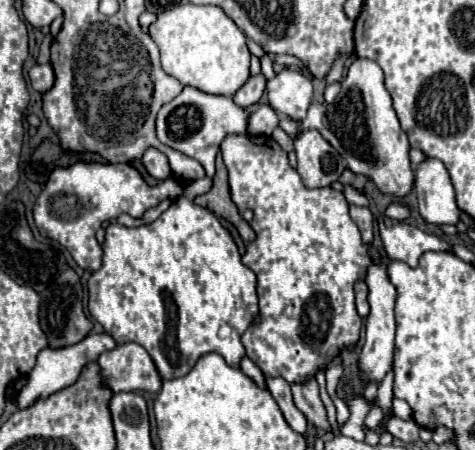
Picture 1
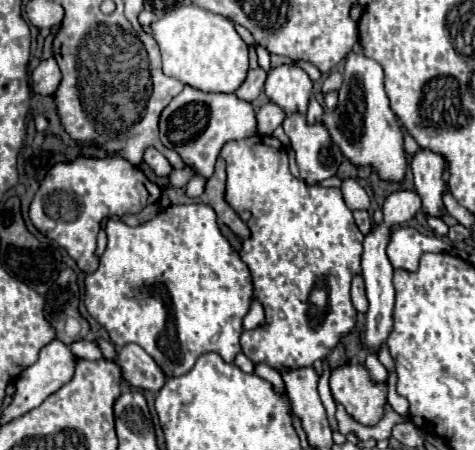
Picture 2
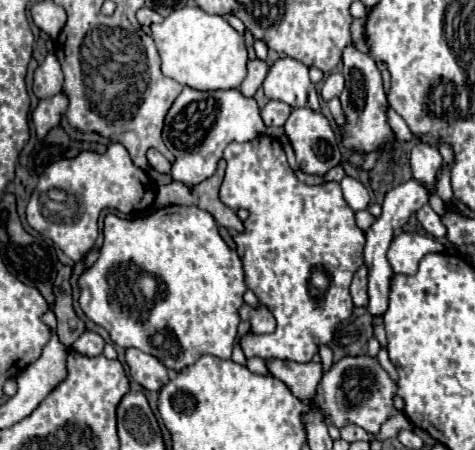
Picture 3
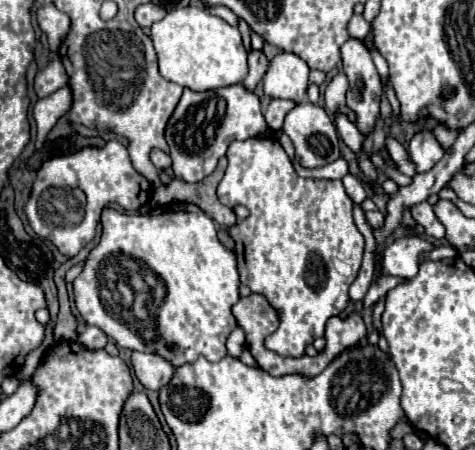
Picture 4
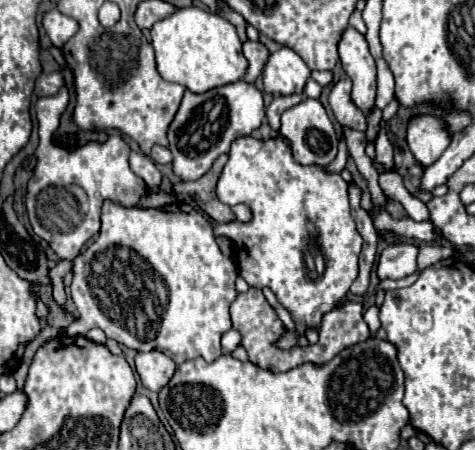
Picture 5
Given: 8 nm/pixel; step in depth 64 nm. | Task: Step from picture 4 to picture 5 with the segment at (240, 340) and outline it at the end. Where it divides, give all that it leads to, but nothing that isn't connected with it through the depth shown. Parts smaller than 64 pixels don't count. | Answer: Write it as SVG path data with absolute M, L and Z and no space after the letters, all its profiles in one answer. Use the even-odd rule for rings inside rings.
M230 330L230 332L226 332L226 334L222 336L222 348L224 348L224 352L232 352L232 350L236 350L238 346L240 346L240 332Z

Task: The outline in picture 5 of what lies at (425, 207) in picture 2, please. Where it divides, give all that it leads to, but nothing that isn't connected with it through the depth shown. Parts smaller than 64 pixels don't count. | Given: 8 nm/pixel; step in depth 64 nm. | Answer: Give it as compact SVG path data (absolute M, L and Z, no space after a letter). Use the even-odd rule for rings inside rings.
M418 116L408 126L406 142L408 142L414 158L420 162L420 166L428 168L448 148L450 138L448 138L448 134L444 130L444 122L440 118Z

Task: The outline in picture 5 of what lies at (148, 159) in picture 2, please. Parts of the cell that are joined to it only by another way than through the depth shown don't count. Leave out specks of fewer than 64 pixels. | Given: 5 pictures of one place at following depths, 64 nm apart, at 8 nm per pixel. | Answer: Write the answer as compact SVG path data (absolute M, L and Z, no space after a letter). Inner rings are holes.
M154 146L150 156L152 156L152 160L154 160L156 164L170 164L170 162L172 162L170 150L168 150L168 148L162 148L162 146Z

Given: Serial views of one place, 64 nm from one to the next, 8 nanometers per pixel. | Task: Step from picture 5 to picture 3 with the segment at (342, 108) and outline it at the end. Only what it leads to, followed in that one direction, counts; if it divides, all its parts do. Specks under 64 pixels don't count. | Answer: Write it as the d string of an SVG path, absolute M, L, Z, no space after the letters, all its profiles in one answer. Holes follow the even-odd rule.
M334 72L334 74L330 74L330 76L324 80L324 86L322 86L320 96L328 102L330 98L340 96L342 88L344 88L344 76L342 76L342 74L338 74L338 72Z

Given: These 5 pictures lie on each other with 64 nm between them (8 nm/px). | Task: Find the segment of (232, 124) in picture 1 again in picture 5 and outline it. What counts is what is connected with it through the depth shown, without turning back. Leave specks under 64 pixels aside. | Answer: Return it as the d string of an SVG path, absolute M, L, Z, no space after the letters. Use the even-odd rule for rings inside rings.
M238 80L220 88L212 88L204 94L184 92L182 104L168 128L170 152L174 156L174 174L182 180L198 180L208 172L220 154L230 150L232 140L240 136L250 136L252 130L260 128L264 122L264 100L254 84Z

